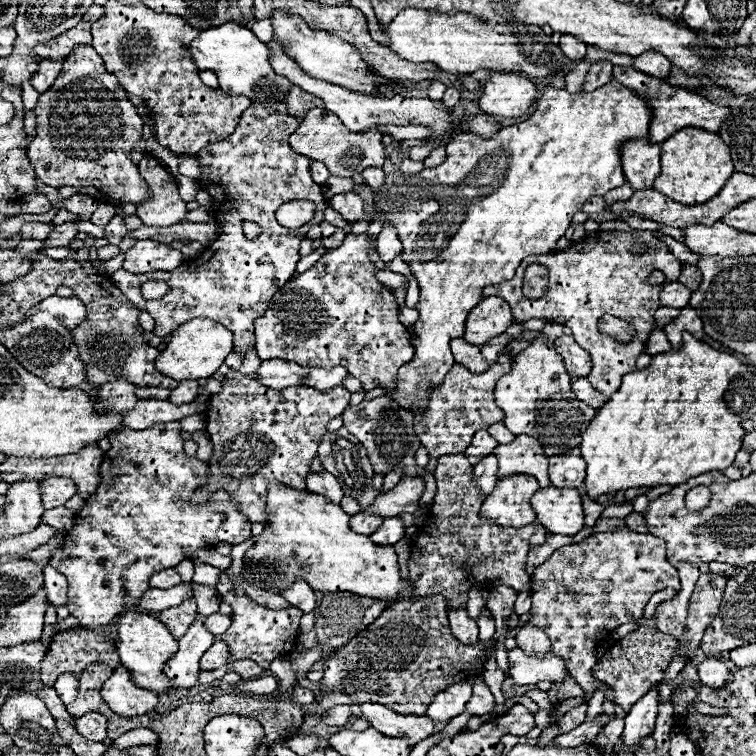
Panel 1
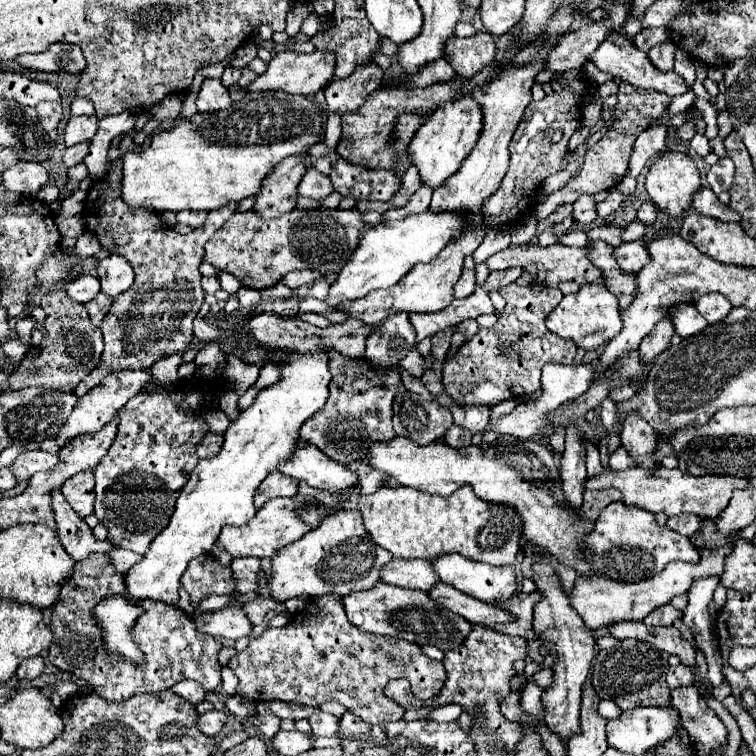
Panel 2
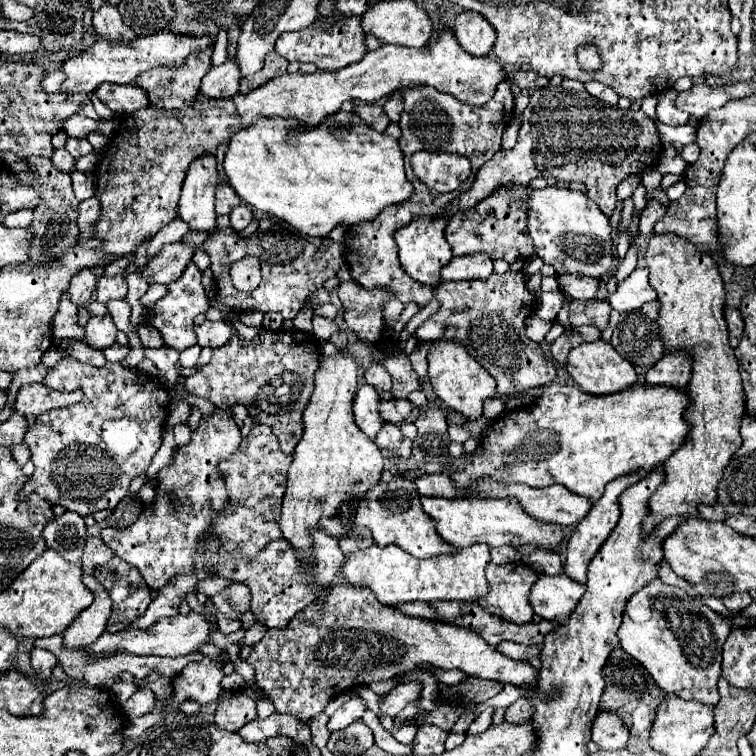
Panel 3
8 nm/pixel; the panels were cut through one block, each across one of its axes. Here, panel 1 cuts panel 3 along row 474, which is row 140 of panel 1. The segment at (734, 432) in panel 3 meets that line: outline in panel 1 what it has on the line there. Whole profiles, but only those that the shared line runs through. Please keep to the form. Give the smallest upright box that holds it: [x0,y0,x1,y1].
[654,128,734,204]

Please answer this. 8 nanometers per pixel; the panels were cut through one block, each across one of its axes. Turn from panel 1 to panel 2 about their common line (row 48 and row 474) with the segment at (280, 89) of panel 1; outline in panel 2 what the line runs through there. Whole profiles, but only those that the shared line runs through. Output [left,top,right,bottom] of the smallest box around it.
[128,348,332,606]

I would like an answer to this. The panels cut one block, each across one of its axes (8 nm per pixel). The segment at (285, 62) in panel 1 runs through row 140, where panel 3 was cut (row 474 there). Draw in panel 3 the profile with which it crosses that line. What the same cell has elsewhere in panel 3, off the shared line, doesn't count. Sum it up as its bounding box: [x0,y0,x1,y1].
[416,472,460,498]

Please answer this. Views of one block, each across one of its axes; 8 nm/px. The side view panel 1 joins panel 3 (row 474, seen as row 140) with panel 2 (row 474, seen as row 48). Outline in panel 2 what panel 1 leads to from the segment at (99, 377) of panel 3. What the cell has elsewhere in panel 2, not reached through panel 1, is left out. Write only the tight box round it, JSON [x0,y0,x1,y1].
[62,470,94,518]

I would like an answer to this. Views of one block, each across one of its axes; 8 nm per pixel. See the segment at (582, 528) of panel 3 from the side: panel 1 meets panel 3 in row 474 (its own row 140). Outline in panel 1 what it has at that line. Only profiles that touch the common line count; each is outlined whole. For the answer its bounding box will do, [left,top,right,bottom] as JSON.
[620,140,660,190]

